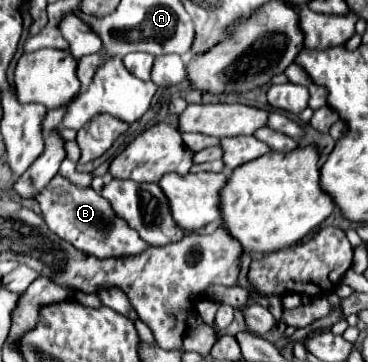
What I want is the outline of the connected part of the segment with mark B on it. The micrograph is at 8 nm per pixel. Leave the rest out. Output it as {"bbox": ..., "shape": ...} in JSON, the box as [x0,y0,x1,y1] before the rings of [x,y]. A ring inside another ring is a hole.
{"bbox":[37,176,147,256],"shape":[[[55,176],[37,196],[41,206],[43,220],[47,226],[63,240],[71,242],[77,250],[83,250],[89,256],[119,256],[119,254],[137,254],[147,248],[147,242],[135,234],[121,218],[115,218],[109,202],[103,200],[93,188],[79,188],[69,180]]]}

